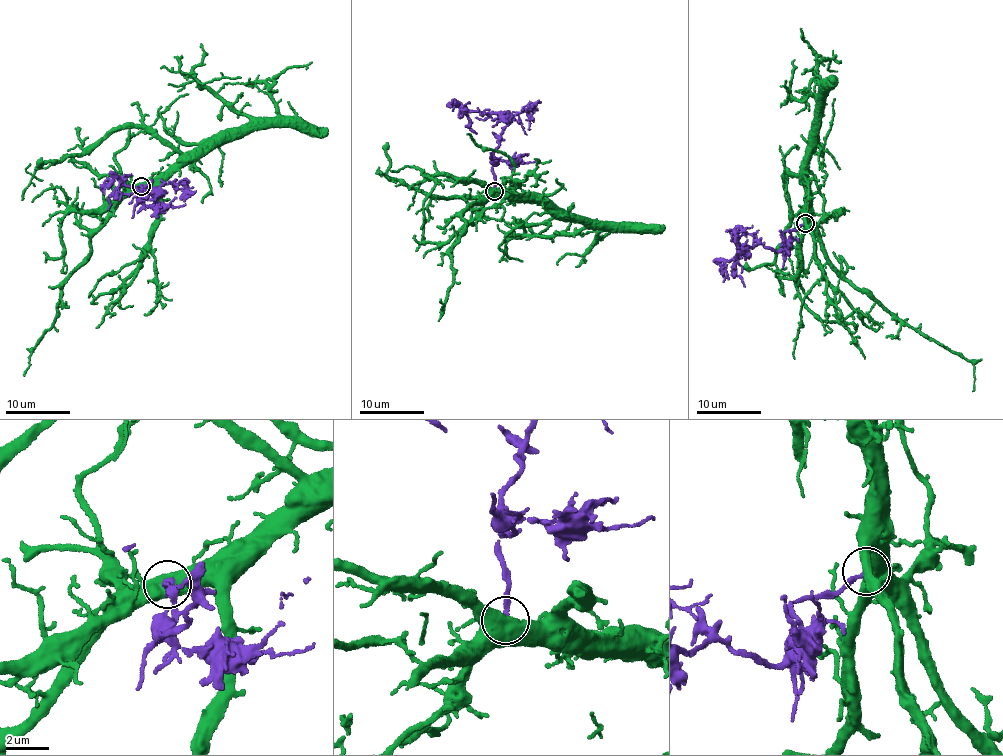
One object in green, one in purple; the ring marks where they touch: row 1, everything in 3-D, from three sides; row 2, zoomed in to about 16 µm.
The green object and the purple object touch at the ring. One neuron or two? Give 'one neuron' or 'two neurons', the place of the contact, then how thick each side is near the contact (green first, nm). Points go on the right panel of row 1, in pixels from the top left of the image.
two neurons | (805, 223) | 900/280 nm

